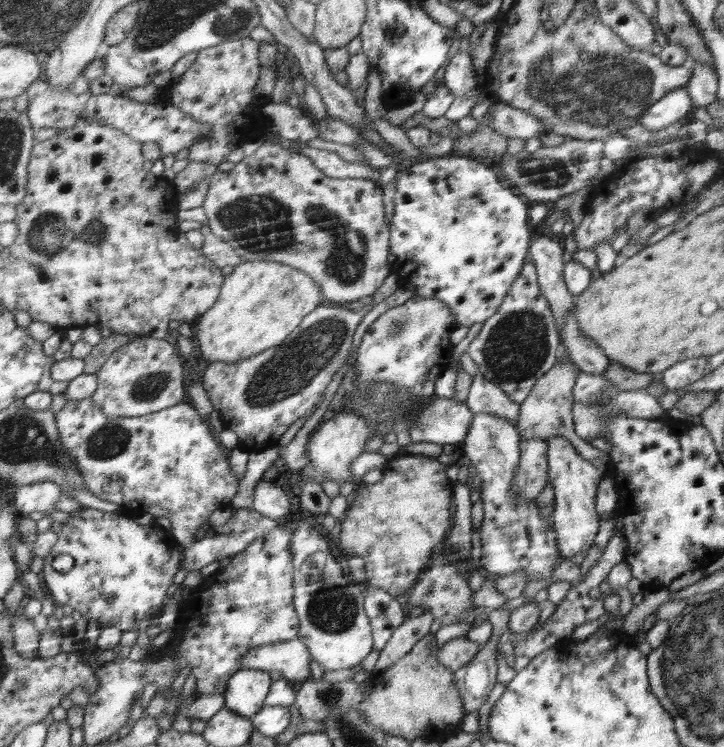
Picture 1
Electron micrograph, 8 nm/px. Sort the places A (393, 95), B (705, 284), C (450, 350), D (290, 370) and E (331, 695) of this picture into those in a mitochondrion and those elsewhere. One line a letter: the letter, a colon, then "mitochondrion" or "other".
A: other
B: other
C: other
D: mitochondrion
E: mitochondrion

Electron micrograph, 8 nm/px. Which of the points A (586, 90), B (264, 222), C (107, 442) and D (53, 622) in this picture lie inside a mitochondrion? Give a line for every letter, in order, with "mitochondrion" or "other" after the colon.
A: mitochondrion
B: mitochondrion
C: mitochondrion
D: other

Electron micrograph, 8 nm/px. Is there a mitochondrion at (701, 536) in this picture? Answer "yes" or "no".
no

